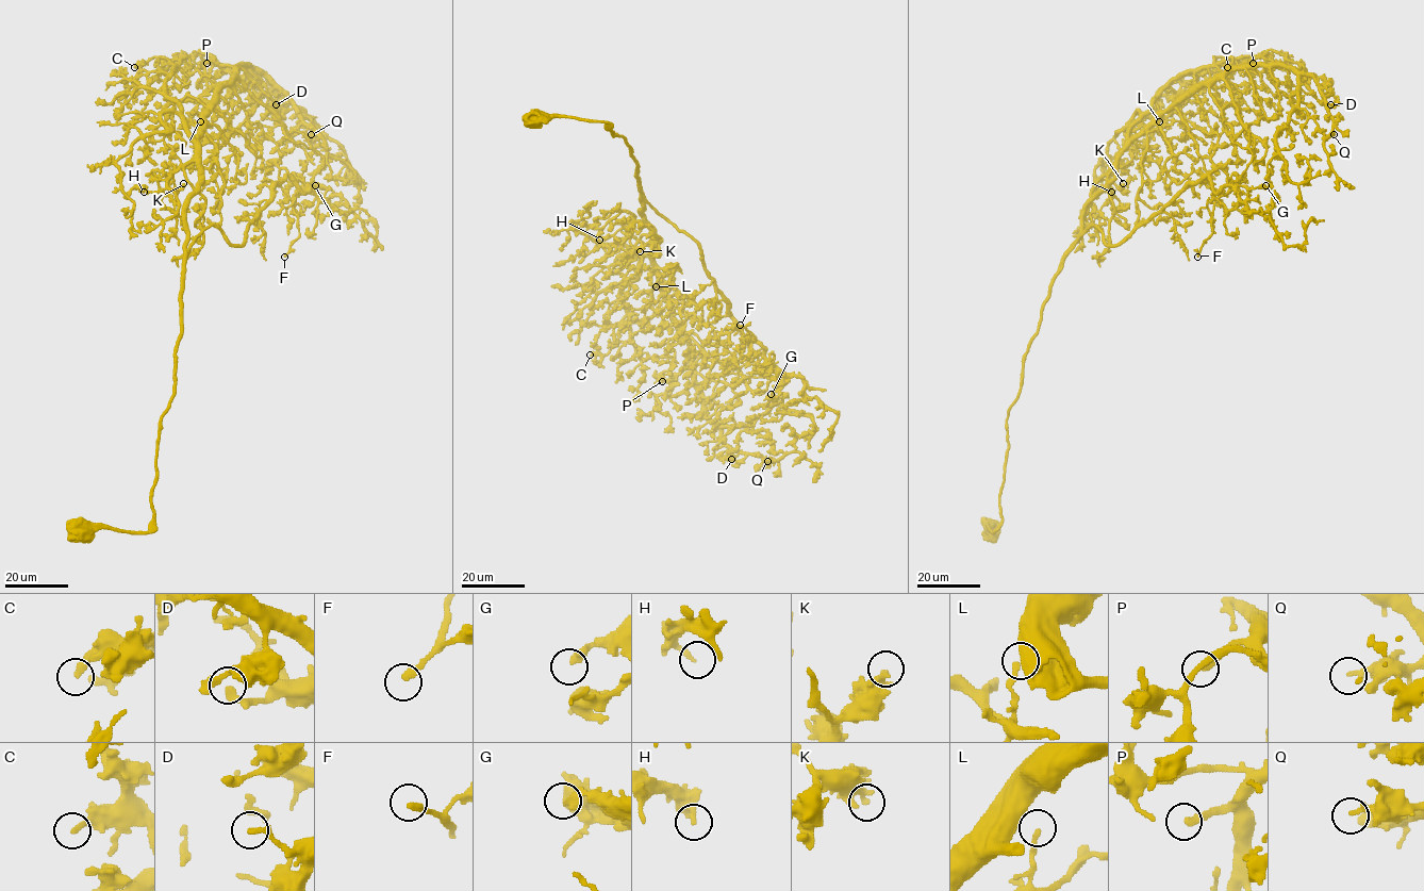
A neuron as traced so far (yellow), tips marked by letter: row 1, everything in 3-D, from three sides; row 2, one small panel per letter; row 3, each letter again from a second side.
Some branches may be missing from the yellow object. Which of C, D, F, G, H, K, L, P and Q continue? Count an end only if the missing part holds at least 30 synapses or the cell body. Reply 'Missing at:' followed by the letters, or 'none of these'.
Missing at: P

